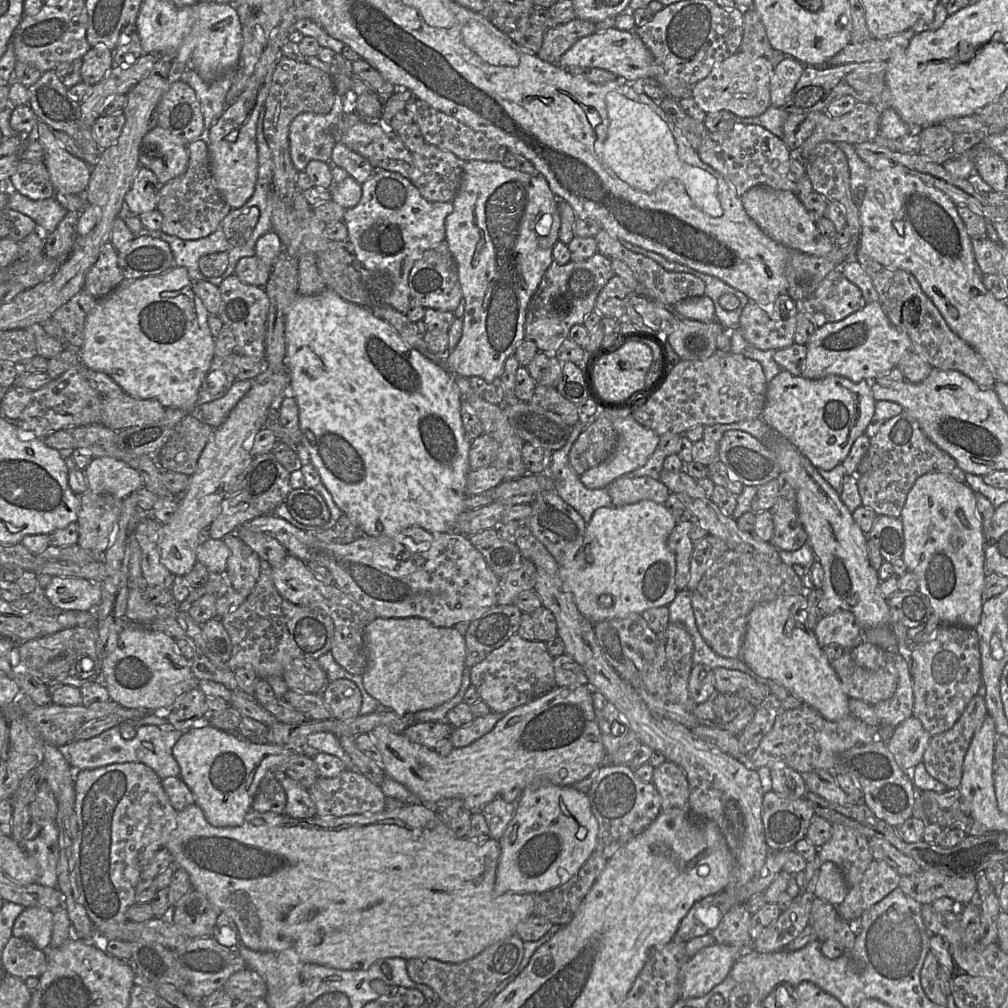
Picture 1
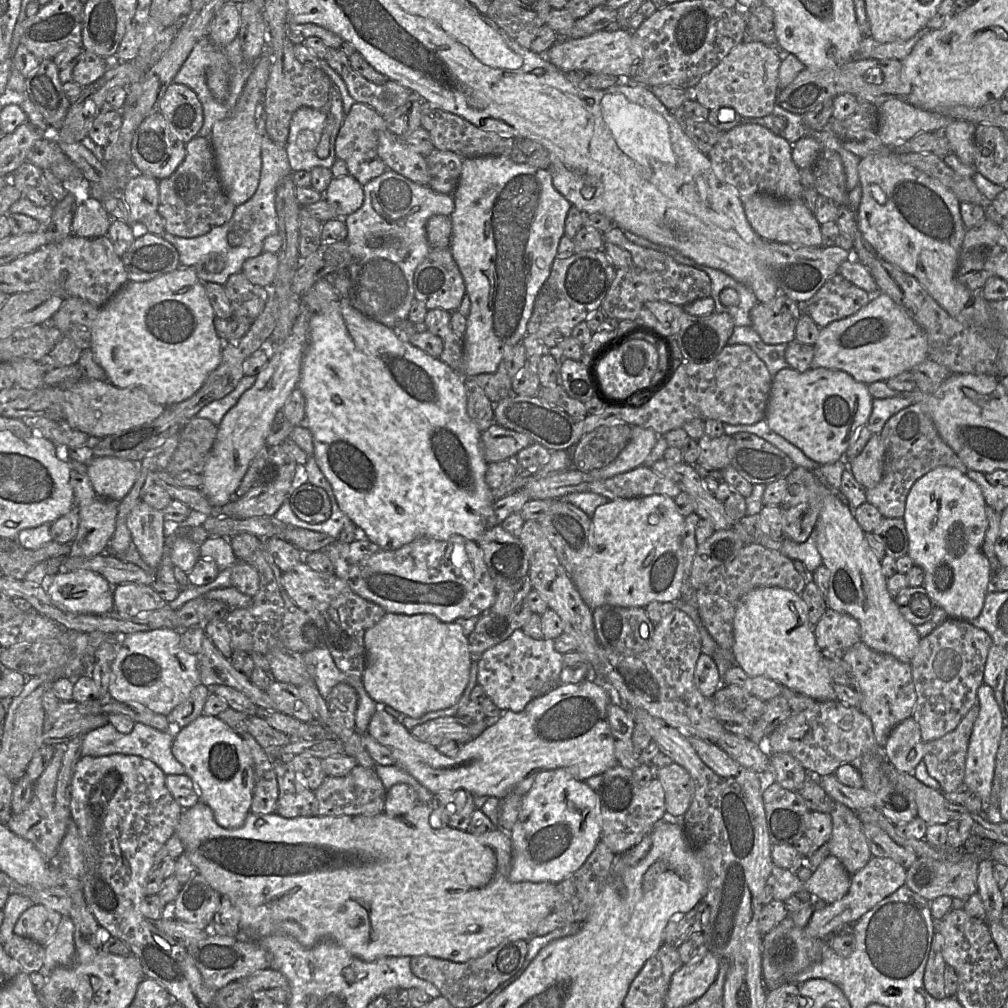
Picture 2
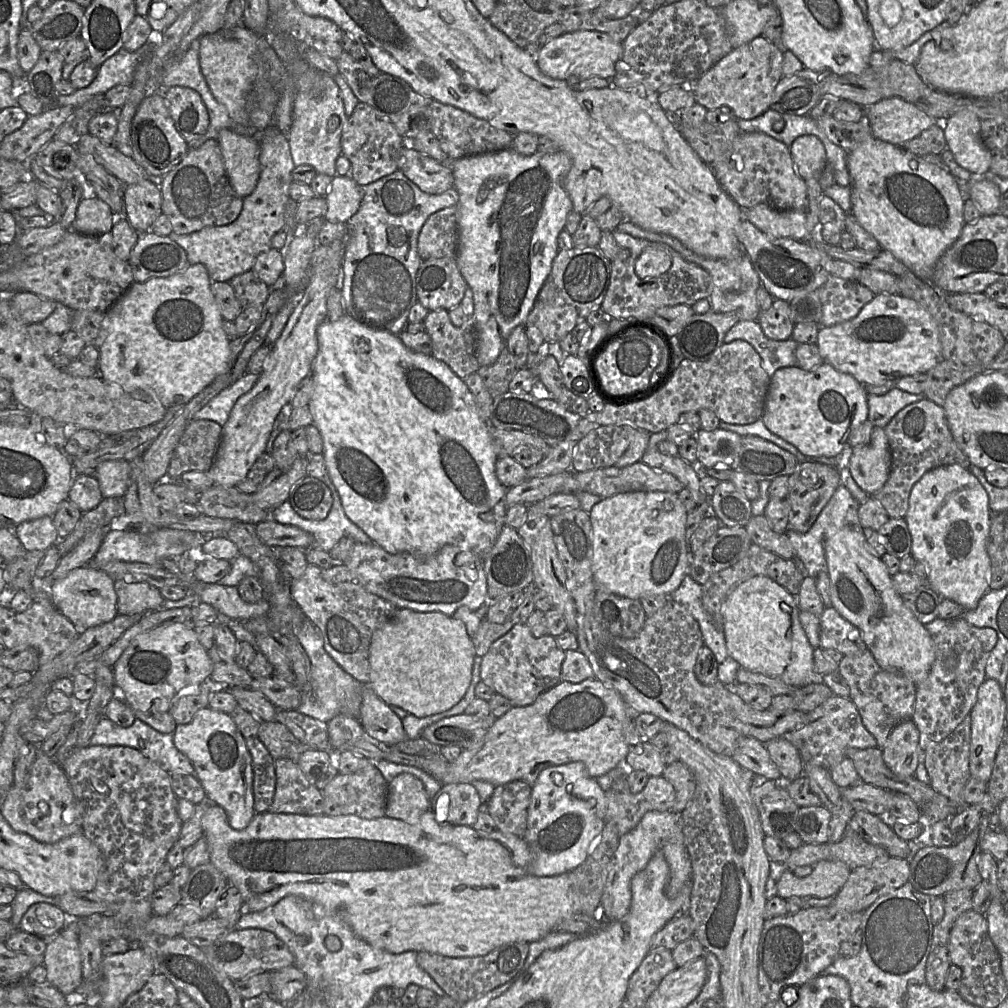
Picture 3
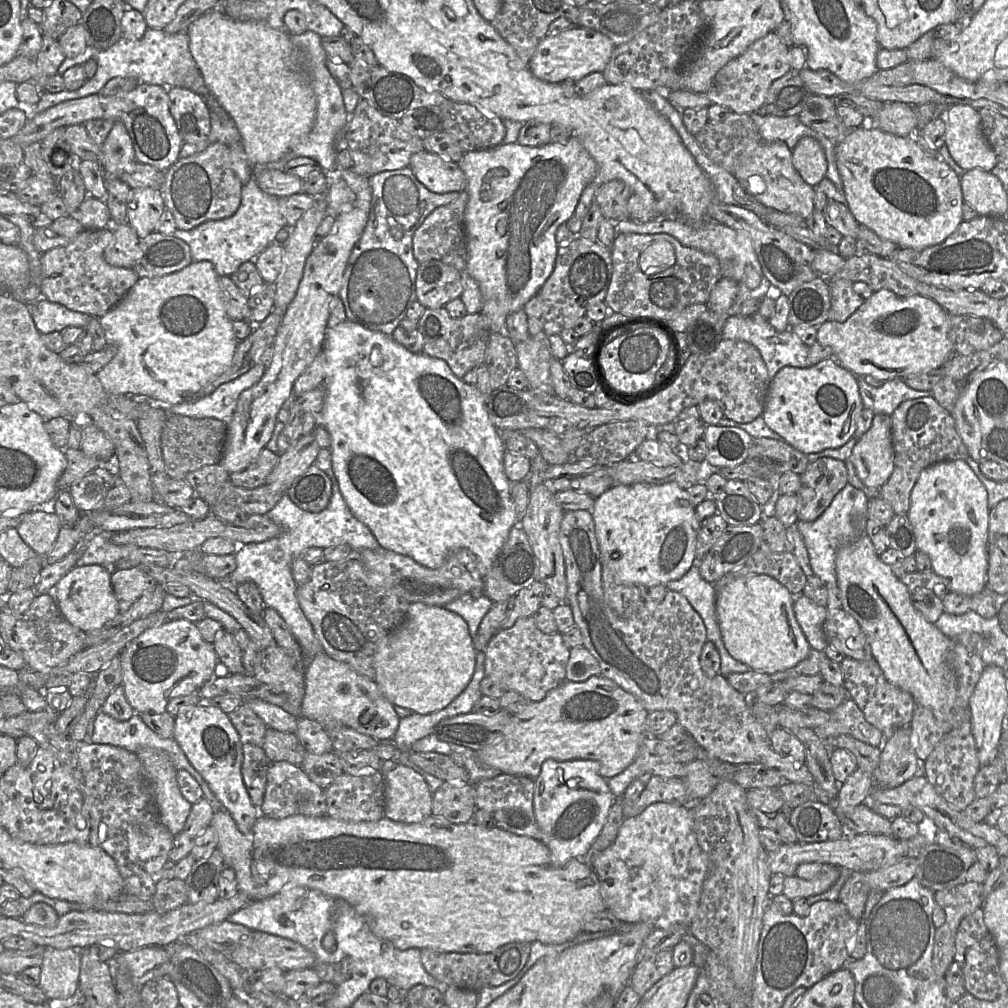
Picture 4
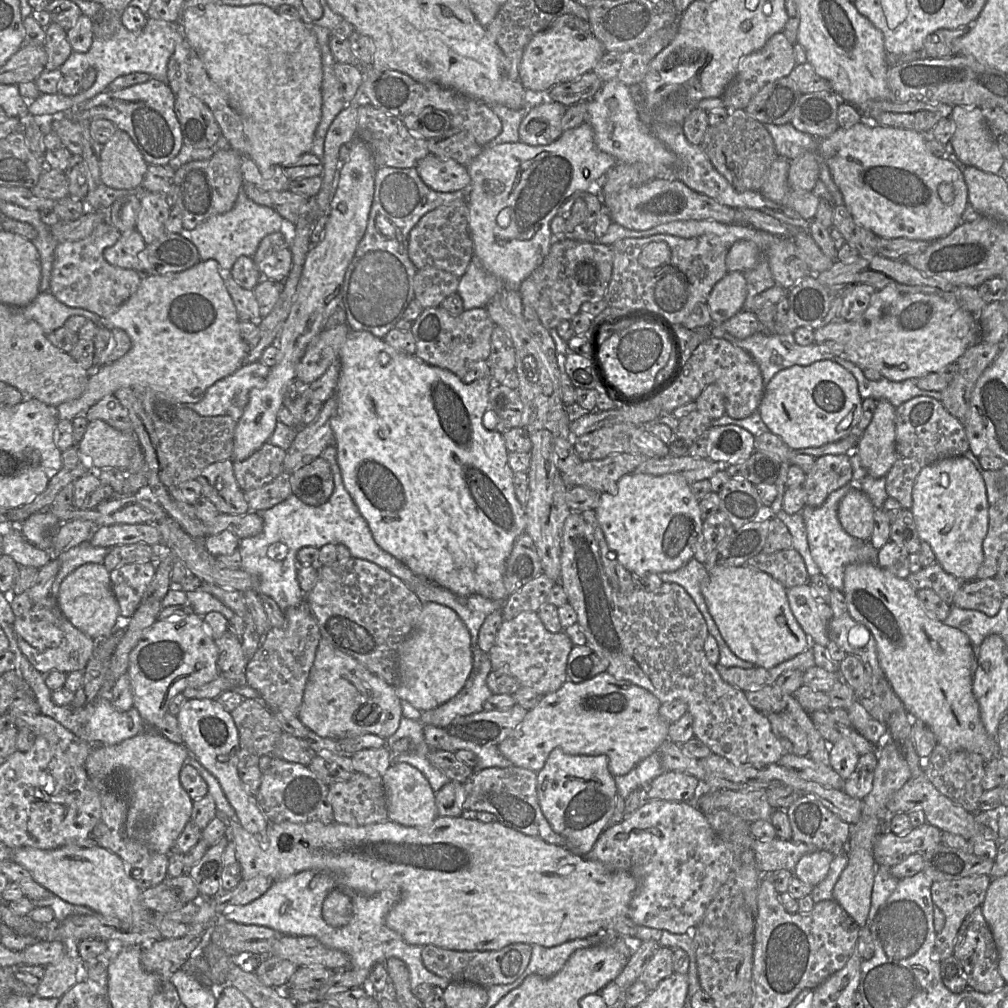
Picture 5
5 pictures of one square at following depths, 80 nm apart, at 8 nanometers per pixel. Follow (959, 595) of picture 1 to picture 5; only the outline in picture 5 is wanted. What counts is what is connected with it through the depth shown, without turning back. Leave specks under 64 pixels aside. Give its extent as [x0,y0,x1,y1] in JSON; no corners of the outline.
[912,456,988,582]

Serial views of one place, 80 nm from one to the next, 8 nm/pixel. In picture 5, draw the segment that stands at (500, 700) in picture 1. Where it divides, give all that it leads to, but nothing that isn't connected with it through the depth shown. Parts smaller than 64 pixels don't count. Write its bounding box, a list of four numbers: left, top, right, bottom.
[487,611,573,696]

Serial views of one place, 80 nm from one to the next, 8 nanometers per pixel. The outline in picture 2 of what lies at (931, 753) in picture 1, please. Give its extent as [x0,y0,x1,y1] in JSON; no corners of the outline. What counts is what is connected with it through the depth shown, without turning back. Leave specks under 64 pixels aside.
[923,702,979,793]

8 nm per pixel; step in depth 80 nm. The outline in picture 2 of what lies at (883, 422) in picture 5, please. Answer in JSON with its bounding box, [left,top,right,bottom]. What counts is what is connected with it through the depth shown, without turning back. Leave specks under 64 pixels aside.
[849,434,884,489]

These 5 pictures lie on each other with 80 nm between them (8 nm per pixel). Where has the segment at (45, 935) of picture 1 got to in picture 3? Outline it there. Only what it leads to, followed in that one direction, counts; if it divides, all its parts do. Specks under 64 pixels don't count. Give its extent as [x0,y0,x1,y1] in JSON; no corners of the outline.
[18,902,67,943]

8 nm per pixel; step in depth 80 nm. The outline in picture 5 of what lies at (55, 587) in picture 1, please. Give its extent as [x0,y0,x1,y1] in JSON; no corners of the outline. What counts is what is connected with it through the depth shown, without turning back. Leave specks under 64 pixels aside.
[57,564,120,640]

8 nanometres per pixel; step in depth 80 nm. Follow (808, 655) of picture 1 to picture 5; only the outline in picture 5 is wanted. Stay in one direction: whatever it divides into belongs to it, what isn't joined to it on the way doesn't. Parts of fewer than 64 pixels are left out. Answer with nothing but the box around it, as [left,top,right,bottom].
[700,565,809,668]

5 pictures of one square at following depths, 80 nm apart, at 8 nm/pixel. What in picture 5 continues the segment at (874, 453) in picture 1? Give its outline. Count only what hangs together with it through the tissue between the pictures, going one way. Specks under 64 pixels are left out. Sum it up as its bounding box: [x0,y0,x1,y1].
[885,396,969,509]

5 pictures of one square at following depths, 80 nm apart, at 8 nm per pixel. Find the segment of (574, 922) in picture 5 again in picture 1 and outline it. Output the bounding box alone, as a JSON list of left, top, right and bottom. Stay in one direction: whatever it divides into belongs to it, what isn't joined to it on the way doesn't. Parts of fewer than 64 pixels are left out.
[164,803,536,971]

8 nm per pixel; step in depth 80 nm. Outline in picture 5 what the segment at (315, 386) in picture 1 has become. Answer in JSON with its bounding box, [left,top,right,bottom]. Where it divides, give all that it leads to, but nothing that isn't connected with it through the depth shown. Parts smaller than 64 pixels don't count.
[331,331,525,598]

